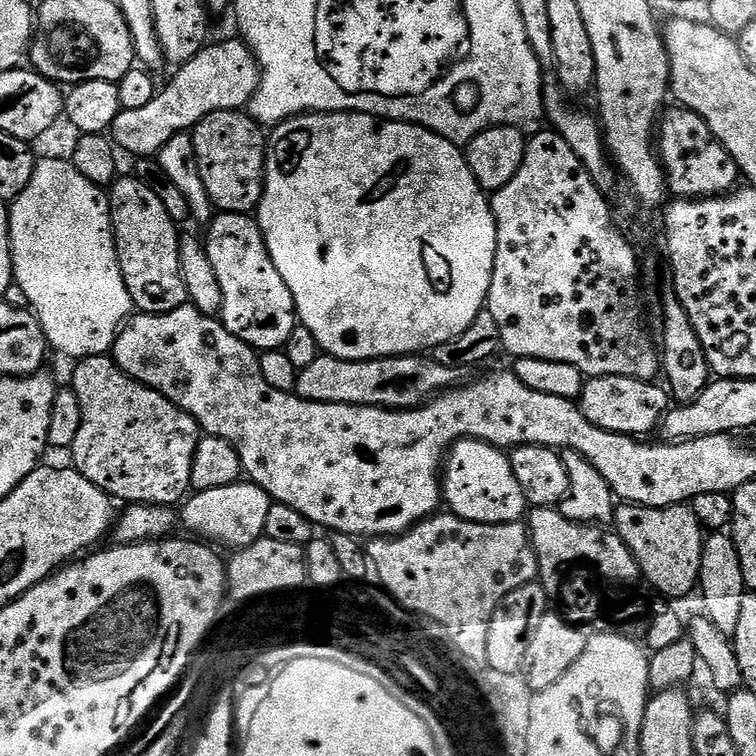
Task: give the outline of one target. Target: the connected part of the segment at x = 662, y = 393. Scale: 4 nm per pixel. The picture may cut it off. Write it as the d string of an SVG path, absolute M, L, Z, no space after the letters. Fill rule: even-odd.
M593 376L585 379L578 403L584 417L594 426L619 436L644 438L647 432L661 427L664 414L670 407L669 393L658 385L651 380L629 376Z

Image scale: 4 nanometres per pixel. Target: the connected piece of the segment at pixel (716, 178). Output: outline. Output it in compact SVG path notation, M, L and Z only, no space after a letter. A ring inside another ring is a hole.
M672 106L658 121L658 155L664 165L666 188L673 197L695 200L706 196L723 196L737 187L740 167L712 135L710 126L696 112L683 106Z

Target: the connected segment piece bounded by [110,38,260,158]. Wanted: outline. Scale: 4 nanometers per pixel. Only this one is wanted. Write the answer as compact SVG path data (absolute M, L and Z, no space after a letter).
M239 38L209 43L173 72L176 73L169 78L168 85L163 85L149 104L138 110L121 108L118 118L114 118L110 136L121 153L129 152L132 158L159 157L170 138L195 128L202 118L215 112L247 109L260 89L258 62Z

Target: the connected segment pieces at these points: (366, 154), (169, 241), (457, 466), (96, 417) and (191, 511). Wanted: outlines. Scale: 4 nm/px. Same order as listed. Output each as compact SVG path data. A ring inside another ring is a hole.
M310 112L291 116L271 129L266 140L264 193L258 209L258 223L282 282L296 303L296 318L314 334L321 353L343 360L377 360L383 356L415 356L450 342L480 312L485 311L496 257L496 219L489 193L474 178L465 153L446 138L421 124L403 124L400 120L383 121L365 112Z
M121 175L107 193L112 207L112 233L116 239L118 262L122 266L122 278L135 311L150 316L165 316L188 303L186 282L182 282L182 270L178 262L178 246L181 233L176 232L177 221L166 214L166 206L158 194L137 180L135 175Z
M457 440L452 445L442 468L442 500L451 515L483 524L515 524L525 519L529 507L508 456L481 440Z
M111 355L88 356L75 367L70 387L78 398L78 406L82 406L82 426L78 426L78 438L74 438L70 449L73 460L71 463L76 471L111 496L113 501L125 500L123 503L128 506L179 505L192 488L194 454L202 435L196 419L188 412L183 412L174 402L167 400L158 390L126 375Z
M251 482L218 486L218 490L196 492L183 501L182 524L185 524L192 531L189 533L193 537L207 538L216 546L225 544L228 550L239 550L250 546L264 536L266 513L269 512L272 503L274 503L272 497ZM204 536L209 536L209 538Z

